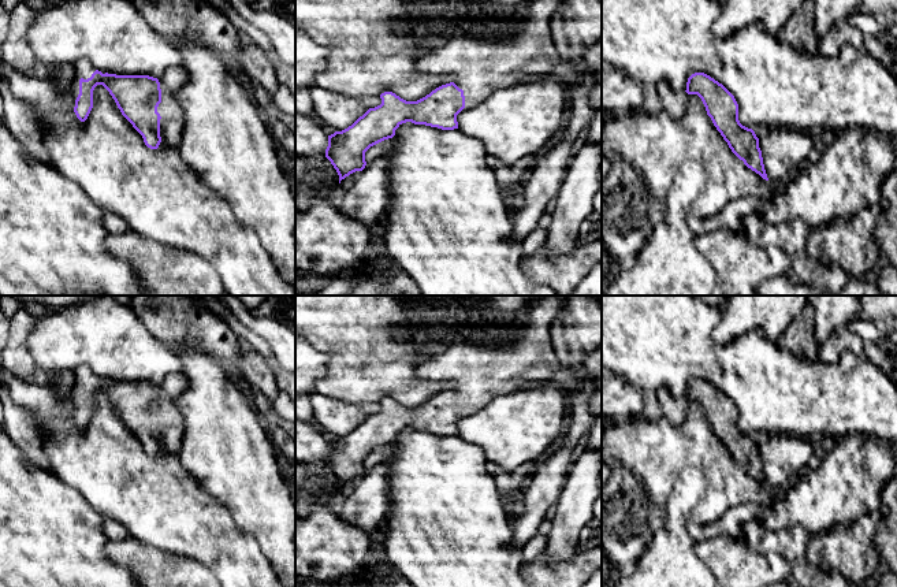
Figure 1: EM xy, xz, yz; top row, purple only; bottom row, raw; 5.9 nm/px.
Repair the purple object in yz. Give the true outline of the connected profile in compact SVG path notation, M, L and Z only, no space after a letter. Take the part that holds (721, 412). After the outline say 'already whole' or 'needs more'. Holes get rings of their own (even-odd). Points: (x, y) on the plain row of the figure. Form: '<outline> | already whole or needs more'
M695 379L688 384L688 401L697 401L711 424L714 432L727 449L732 458L744 471L768 487L759 445L752 435L742 432L738 427L738 410L734 402L718 387L704 379Z | already whole

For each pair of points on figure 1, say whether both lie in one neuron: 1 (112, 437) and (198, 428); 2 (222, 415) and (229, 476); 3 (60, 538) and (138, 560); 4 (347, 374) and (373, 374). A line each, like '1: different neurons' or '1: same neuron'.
1: different neurons
2: same neuron
3: different neurons
4: same neuron

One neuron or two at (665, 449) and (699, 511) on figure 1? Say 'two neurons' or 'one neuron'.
one neuron

